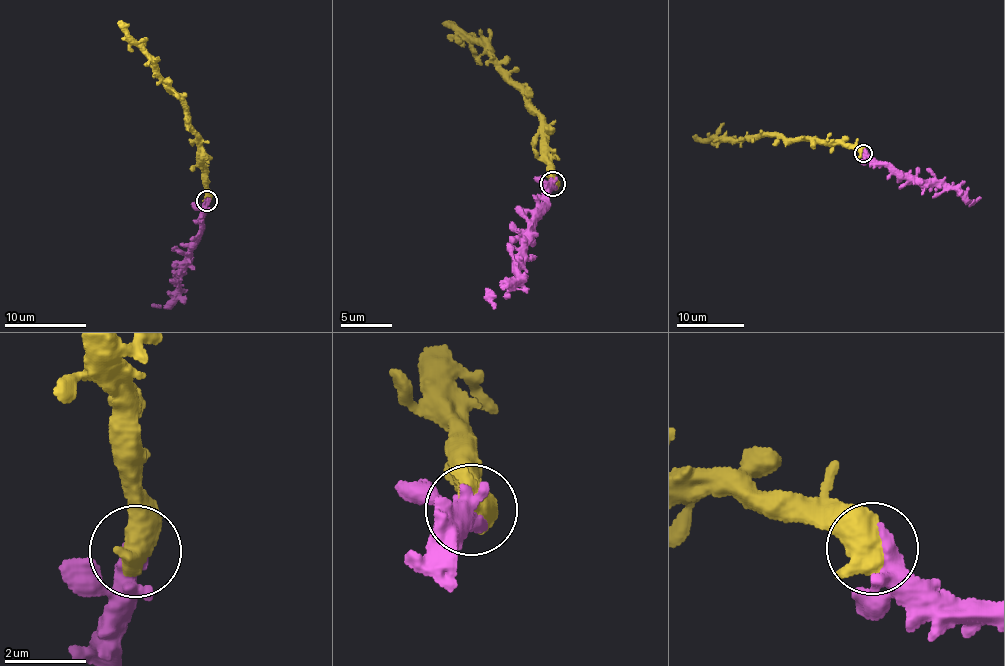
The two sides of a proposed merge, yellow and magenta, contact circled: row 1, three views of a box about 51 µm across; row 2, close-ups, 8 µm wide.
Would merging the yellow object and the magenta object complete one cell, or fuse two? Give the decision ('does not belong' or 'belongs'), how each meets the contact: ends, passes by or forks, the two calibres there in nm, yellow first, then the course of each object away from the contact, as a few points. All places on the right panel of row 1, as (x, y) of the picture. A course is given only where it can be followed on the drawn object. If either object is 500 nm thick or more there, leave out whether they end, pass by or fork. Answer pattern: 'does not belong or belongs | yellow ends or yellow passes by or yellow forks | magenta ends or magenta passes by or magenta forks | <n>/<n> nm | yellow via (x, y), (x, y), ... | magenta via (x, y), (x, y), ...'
belongs | 750/300 nm | yellow via (864, 153), (839, 144), (761, 135), (724, 141), (692, 137) | magenta via (864, 153), (914, 178), (940, 182), (943, 186), (958, 186), (972, 203), (980, 197)

